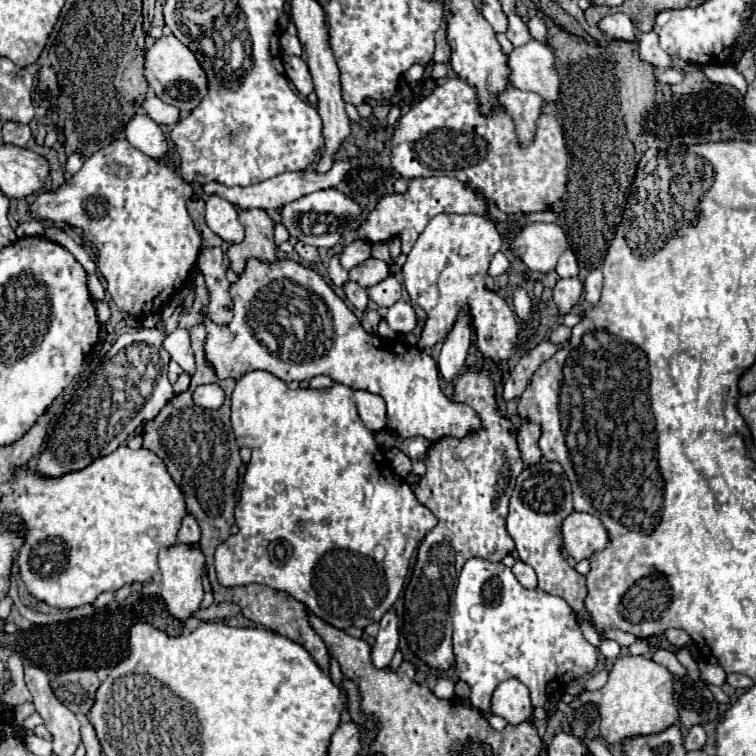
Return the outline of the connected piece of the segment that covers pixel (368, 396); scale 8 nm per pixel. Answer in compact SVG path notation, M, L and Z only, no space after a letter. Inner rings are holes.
M357 390L357 392L353 392L353 400L357 404L357 412L359 412L359 418L363 420L365 428L371 430L371 432L383 430L383 426L387 422L383 398L381 396L375 396L371 392Z

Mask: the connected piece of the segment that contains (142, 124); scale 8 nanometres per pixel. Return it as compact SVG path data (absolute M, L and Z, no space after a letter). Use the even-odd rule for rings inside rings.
M135 114L127 122L125 138L131 142L131 146L135 146L139 152L151 158L161 158L169 150L169 144L161 126L155 120L151 120L147 114Z

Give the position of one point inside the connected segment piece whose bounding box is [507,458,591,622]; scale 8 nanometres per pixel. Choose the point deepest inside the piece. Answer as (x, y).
(542, 499)

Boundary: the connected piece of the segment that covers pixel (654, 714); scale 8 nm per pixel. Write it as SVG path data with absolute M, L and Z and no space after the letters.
M625 656L619 658L611 672L609 672L609 680L607 684L597 690L597 692L583 692L569 704L573 710L584 706L586 702L595 702L601 714L601 736L607 744L623 744L629 738L637 738L637 736L649 736L649 734L659 734L663 730L667 730L669 726L673 726L679 720L679 712L673 704L673 676L671 672L667 672L667 668L663 668L661 664L643 658L643 656Z

